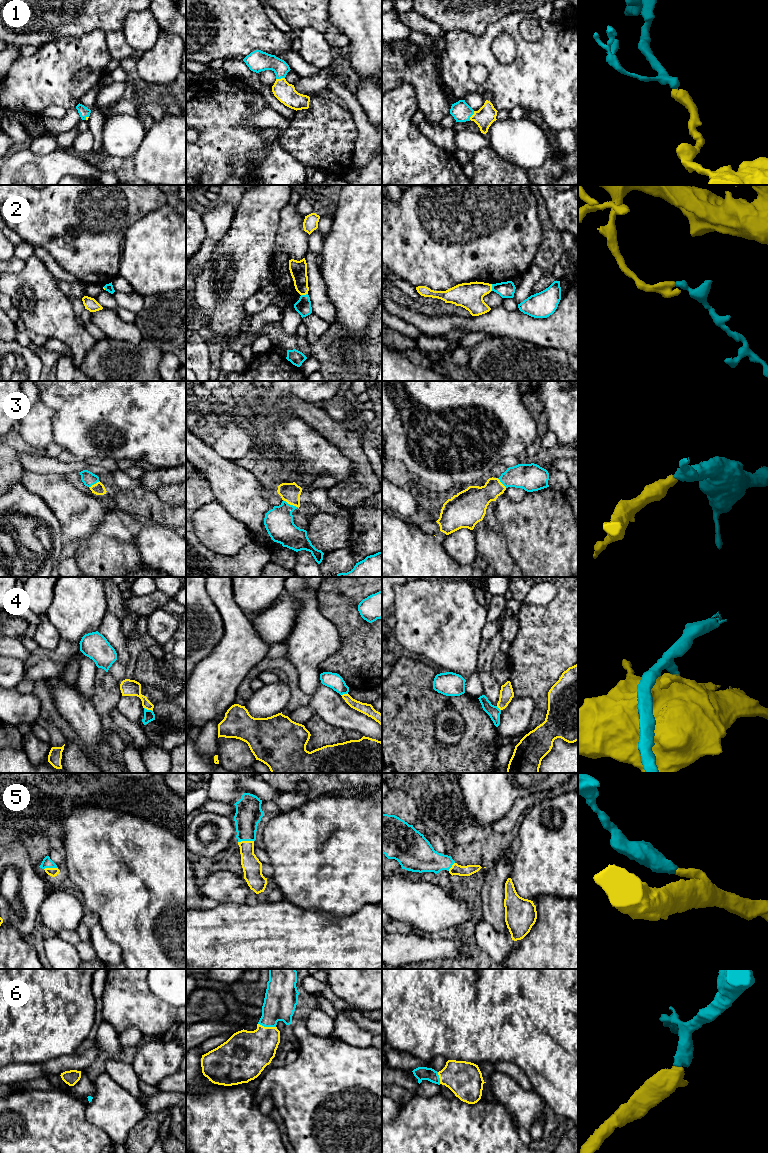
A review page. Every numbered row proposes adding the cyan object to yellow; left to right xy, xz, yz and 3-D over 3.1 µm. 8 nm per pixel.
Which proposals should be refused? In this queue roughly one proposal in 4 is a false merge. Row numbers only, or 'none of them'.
2, 4

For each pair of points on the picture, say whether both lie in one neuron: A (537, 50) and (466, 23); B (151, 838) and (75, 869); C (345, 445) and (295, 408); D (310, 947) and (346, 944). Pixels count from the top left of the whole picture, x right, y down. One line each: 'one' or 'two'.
A: two
B: one
C: one
D: one

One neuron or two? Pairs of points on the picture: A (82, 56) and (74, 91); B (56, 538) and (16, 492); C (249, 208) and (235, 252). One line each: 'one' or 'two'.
A: one
B: one
C: one

